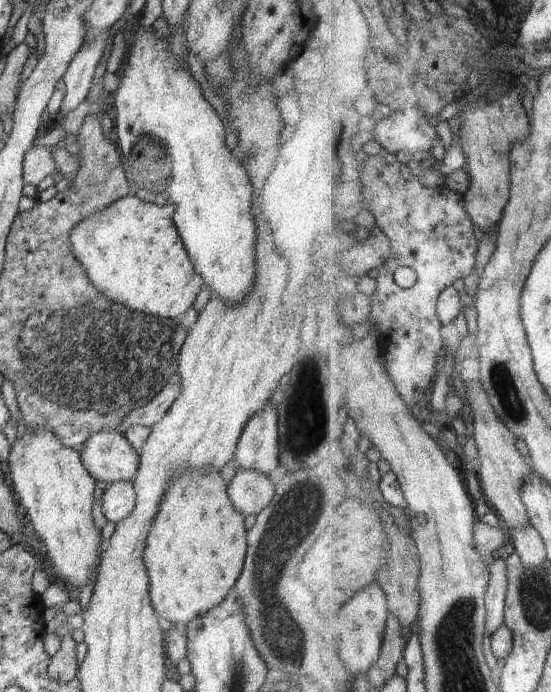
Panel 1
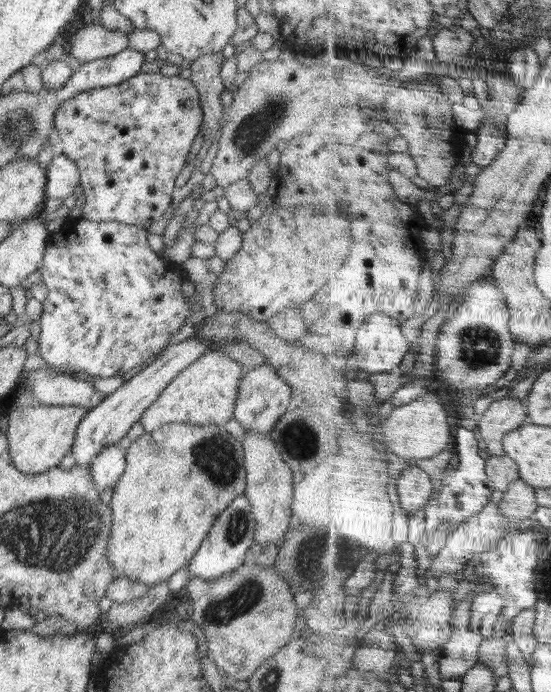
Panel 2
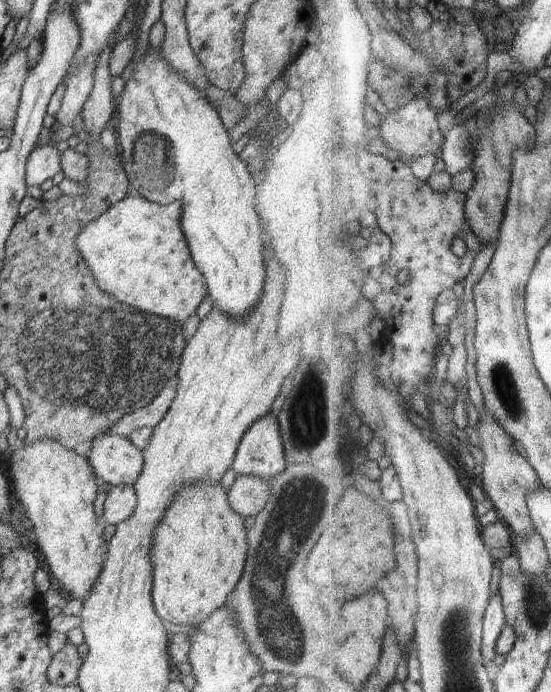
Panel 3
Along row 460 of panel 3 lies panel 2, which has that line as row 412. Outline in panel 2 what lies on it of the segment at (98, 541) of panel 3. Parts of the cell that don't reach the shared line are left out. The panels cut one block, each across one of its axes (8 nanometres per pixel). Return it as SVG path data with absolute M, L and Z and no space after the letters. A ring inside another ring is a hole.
M20 405L9 415L7 444L9 456L14 466L24 474L40 474L45 470L58 467L62 459L72 451L77 428L82 417L89 411L79 406Z

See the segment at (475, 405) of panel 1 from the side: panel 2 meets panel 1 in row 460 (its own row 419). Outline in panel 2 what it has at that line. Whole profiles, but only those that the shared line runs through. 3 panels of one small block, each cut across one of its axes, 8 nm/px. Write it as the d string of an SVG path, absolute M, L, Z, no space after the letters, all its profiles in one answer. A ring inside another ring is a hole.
M518 398L494 401L478 422L480 441L494 456L506 455L504 439L508 433L524 426L530 419L529 405Z

